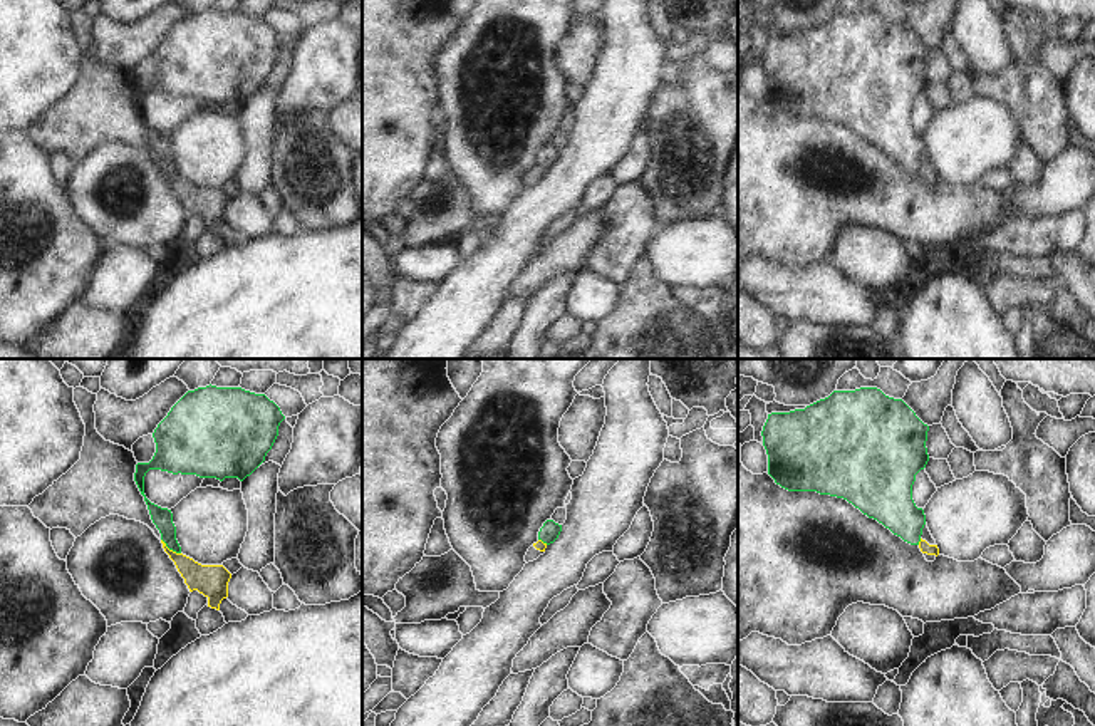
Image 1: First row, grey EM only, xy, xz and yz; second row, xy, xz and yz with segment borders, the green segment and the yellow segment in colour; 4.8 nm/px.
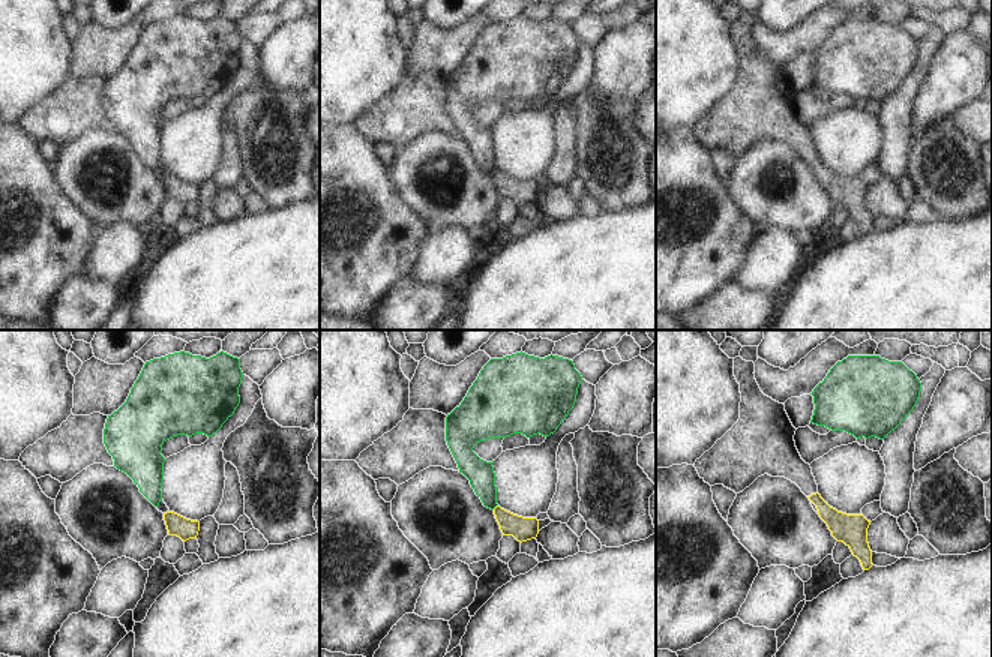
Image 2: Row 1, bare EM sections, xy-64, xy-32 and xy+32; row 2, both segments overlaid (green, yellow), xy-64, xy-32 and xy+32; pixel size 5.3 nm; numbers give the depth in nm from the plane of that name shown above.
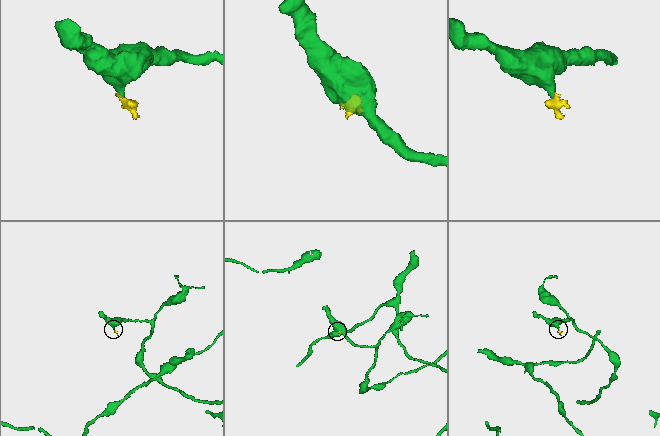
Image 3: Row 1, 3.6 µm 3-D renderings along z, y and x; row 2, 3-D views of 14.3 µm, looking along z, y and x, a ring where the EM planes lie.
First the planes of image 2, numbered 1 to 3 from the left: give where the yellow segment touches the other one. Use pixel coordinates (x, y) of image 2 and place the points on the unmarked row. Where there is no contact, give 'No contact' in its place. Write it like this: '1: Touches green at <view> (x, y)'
1: No contact
2: Touches green at xy-32 (494, 171)
3: No contact

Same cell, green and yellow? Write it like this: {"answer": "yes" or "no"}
{"answer": "no"}

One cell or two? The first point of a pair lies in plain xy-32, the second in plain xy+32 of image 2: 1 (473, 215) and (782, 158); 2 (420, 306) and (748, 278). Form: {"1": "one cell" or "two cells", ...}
{"1": "one cell", "2": "two cells"}

